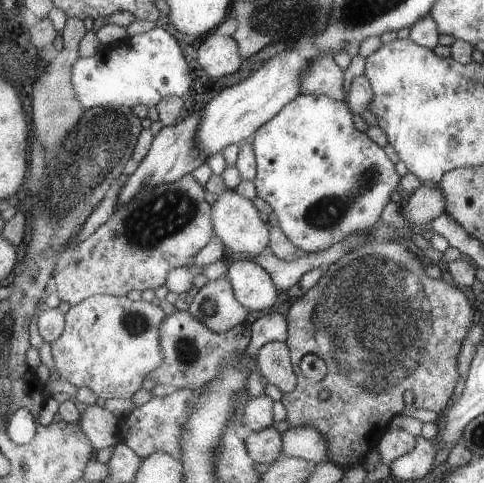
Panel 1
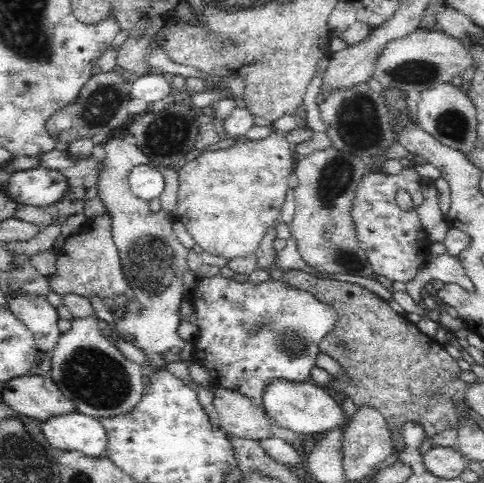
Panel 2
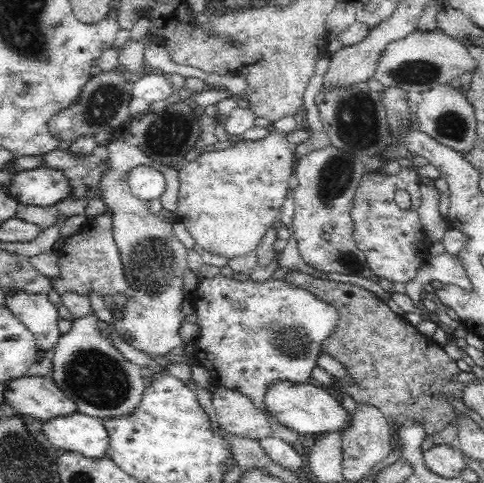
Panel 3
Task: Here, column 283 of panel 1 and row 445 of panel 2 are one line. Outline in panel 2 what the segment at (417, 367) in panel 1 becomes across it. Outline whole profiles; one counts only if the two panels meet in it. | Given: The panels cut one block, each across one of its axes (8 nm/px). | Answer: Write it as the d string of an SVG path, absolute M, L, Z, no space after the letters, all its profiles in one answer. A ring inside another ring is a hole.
M296 270L286 272L282 280L300 290L308 290L312 296L330 304L338 312L338 326L334 326L330 336L326 336L322 354L338 360L346 368L350 380L332 378L328 388L348 396L356 408L362 404L378 408L384 414L400 452L404 446L400 426L406 420L420 422L426 430L426 440L438 436L448 426L452 430L458 428L458 416L466 416L466 412L458 410L454 402L462 402L466 382L454 380L454 376L460 376L462 370L458 368L458 360L452 360L442 344L420 334L416 324L394 312L386 300L358 284L326 280Z

